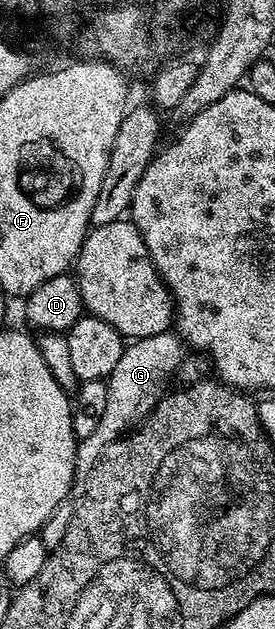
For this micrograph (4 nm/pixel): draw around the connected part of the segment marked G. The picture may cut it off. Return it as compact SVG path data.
M172 330L151 337L134 339L126 346L107 380L107 409L103 412L98 427L92 431L91 437L78 442L77 464L73 474L72 494L74 496L84 496L85 486L91 477L91 469L95 469L107 445L111 445L116 439L134 430L166 394L165 382L172 377L173 370L180 365L181 358L185 355L184 350L186 351L186 348L183 346L181 336Z

